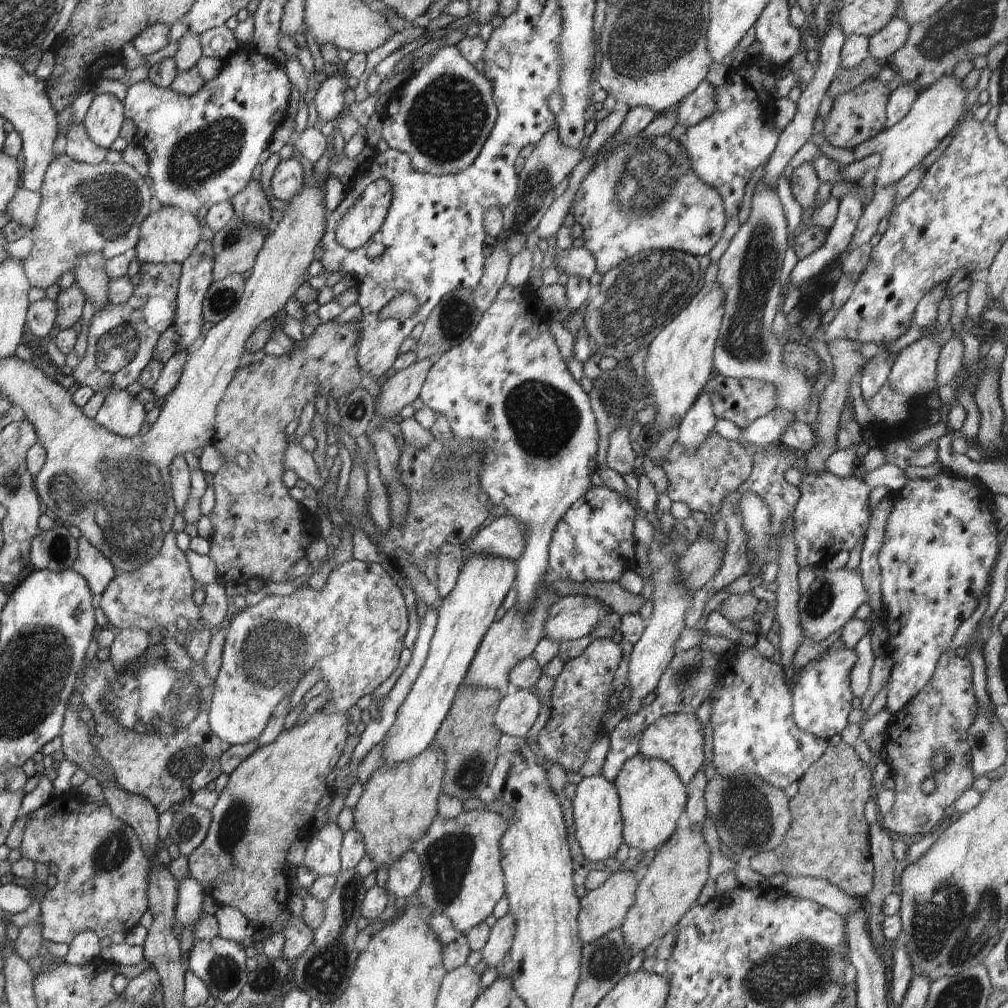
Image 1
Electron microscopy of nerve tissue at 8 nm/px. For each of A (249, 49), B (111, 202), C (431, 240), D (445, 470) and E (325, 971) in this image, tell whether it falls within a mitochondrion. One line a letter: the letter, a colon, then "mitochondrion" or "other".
A: other
B: mitochondrion
C: other
D: mitochondrion
E: mitochondrion

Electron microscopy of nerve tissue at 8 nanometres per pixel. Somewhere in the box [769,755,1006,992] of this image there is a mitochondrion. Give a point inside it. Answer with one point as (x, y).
(947, 927)

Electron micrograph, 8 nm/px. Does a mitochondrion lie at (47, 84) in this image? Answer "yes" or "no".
no

